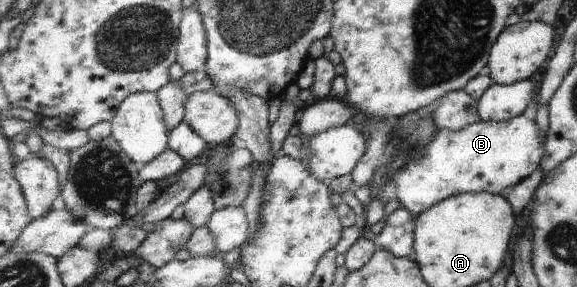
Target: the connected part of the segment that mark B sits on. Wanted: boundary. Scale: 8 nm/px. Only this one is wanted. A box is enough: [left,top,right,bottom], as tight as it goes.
[390,115,545,217]

